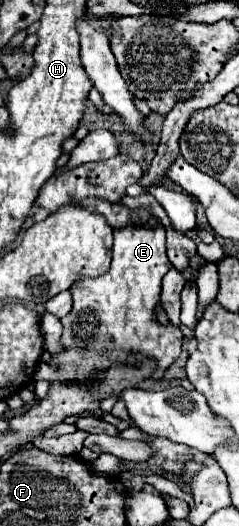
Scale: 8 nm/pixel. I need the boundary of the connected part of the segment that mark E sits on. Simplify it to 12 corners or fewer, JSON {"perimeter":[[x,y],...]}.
{"perimeter":[[114,231],[106,275],[76,281],[62,353],[34,381],[88,383],[110,365],[182,353],[156,317],[166,231]]}

